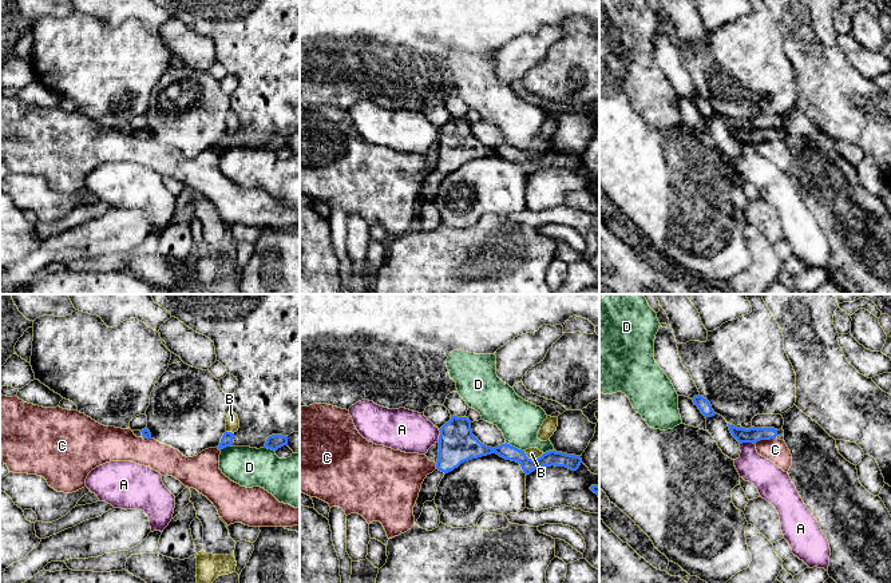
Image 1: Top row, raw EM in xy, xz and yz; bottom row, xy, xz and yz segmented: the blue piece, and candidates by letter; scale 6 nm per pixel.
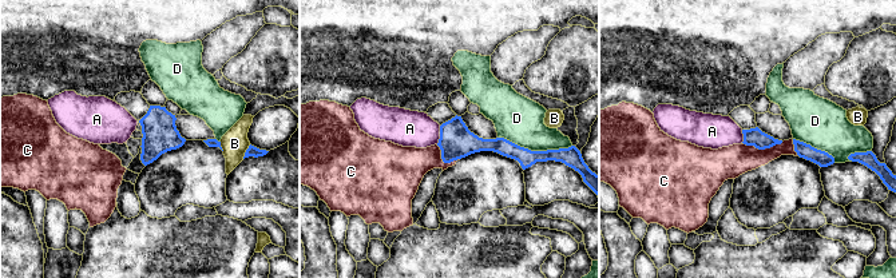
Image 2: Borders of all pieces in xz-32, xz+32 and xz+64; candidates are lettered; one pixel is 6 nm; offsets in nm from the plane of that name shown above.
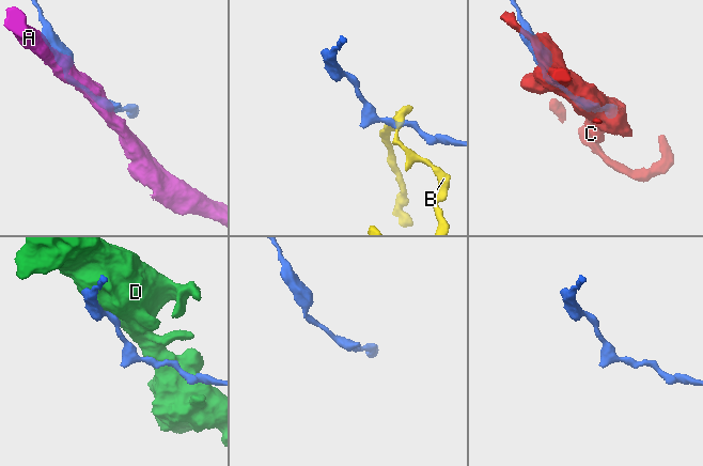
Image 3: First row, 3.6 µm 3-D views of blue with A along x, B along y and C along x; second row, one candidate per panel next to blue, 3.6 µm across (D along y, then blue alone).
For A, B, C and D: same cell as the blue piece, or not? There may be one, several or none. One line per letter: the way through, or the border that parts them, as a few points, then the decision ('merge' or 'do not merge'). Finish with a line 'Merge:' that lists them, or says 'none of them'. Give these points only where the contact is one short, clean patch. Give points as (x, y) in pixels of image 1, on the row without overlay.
A: border yz (755, 143), (740, 145); do not merge
B: border xz (523, 151), (531, 159), (537, 159), (543, 154); do not merge
C: border yz (776, 138), (755, 143); do not merge
D: do not merge
Merge: none of them

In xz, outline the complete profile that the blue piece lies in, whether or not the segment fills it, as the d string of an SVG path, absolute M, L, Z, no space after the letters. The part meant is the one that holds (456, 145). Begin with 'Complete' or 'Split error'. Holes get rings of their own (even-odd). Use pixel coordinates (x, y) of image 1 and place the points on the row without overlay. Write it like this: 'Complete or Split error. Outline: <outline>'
Split error. Outline: M451 116L451 120L439 131L439 158L436 170L427 175L421 185L419 198L413 207L415 225L423 213L424 203L435 201L437 187L444 175L454 171L464 162L496 154L506 160L519 163L526 177L536 168L551 166L577 171L582 163L581 156L555 151L549 151L540 158L531 160L526 156L524 151L507 143L495 148L487 147L472 135L471 122L467 118Z

